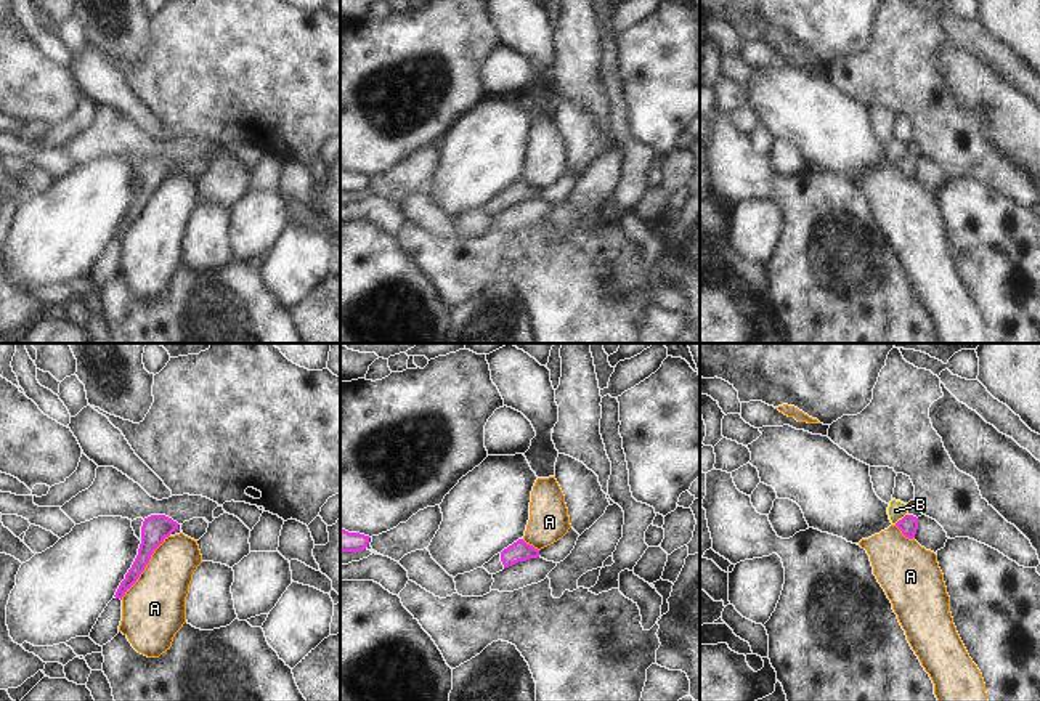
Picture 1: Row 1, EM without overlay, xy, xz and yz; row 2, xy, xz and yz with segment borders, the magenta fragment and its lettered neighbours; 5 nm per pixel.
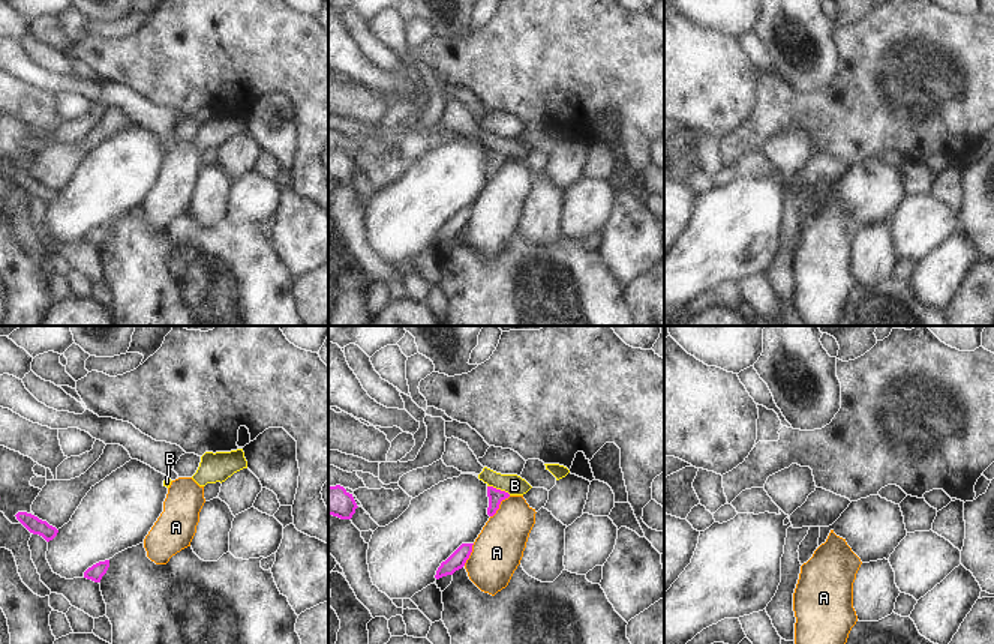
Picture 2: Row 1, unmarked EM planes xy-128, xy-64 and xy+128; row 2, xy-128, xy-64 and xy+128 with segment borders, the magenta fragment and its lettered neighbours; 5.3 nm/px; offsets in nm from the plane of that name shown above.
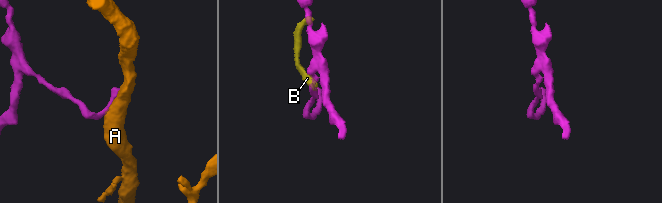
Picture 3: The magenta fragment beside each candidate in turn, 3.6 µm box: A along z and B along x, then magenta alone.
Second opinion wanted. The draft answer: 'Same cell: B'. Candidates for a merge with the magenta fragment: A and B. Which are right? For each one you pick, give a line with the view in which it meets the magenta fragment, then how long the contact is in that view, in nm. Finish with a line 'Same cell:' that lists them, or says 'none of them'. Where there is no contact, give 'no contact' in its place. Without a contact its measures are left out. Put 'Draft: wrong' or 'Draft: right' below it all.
Same cell: none of them
Draft: wrong

